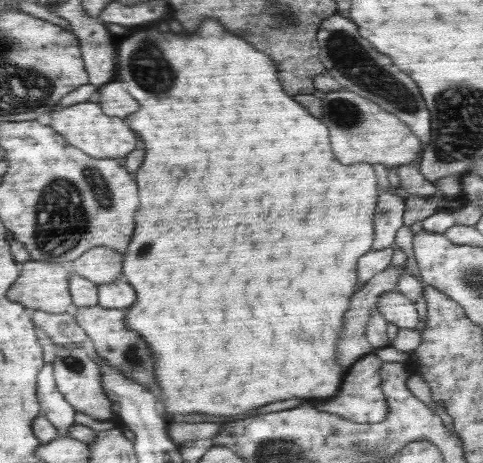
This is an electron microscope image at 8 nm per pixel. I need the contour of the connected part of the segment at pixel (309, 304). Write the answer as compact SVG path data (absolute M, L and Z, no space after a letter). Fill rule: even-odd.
M204 19L196 34L176 36L170 32L160 32L158 28L146 27L146 30L138 30L132 36L120 40L117 49L116 79L124 80L124 83L128 84L126 90L140 104L140 108L134 114L126 116L126 124L130 124L130 128L134 128L134 132L138 132L142 142L146 144L146 158L136 172L136 182L142 188L142 212L138 212L138 222L128 250L123 253L122 261L124 265L122 276L136 290L136 302L130 304L130 309L126 309L128 317L125 324L130 330L140 333L142 339L150 344L150 348L154 348L154 356L158 358L158 362L154 364L154 377L160 384L165 414L172 416L173 420L179 420L192 412L223 417L240 414L242 417L246 414L253 416L249 411L277 400L290 398L319 400L336 395L346 372L336 361L336 346L342 331L340 324L344 323L343 316L349 310L350 296L354 294L354 288L357 290L360 284L356 262L372 249L374 241L373 219L380 193L372 165L340 164L332 154L328 128L282 90L276 63L262 51L256 52L254 48L242 50L242 44L252 46L252 43L241 36L234 36L234 33L226 31L218 19ZM178 166L182 166L184 172L176 176L174 168ZM168 182L172 184L180 182L182 188L152 188L164 186ZM264 246L270 246L268 254L262 252ZM256 262L260 262L266 270L256 270Z

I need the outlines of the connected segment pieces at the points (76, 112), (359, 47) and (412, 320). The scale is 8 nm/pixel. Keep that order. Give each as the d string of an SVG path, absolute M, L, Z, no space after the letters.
M85 101L50 114L50 126L65 137L65 140L94 158L122 158L136 148L134 132L124 124L124 119L111 117L98 103Z
M334 14L320 24L316 33L319 47L319 58L327 73L348 89L395 114L422 141L422 148L430 142L430 114L422 100L420 88L416 82L404 74L390 56L380 54L372 44L358 33L358 26L349 18Z
M396 290L380 295L376 309L387 323L400 329L414 329L419 323L415 301Z

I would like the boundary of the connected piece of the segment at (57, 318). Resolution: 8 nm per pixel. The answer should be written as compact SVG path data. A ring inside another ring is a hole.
M36 310L33 321L46 332L56 345L80 347L88 344L87 334L76 322L72 310L61 314Z

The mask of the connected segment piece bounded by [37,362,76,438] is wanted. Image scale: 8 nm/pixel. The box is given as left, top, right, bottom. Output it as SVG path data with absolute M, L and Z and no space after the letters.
M47 362L41 368L41 372L37 376L37 384L40 415L47 418L57 428L58 436L62 438L69 436L68 428L72 428L72 424L75 423L74 414L76 411L58 390L51 362Z

